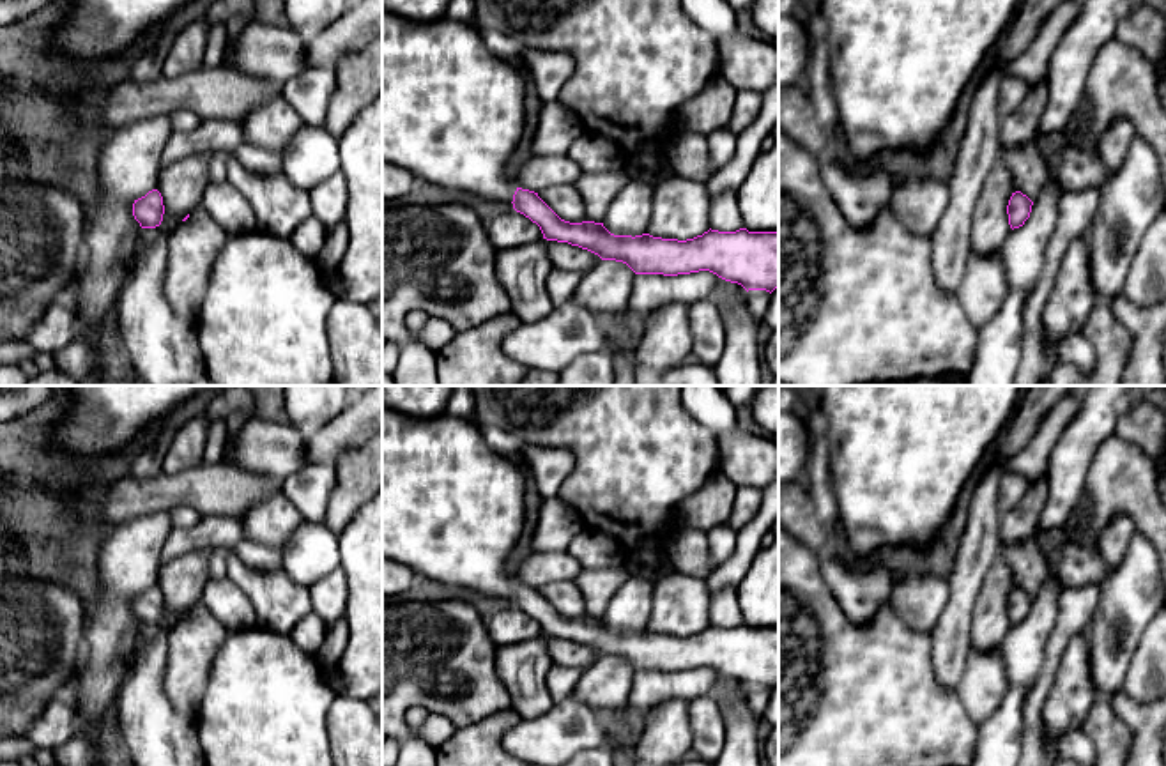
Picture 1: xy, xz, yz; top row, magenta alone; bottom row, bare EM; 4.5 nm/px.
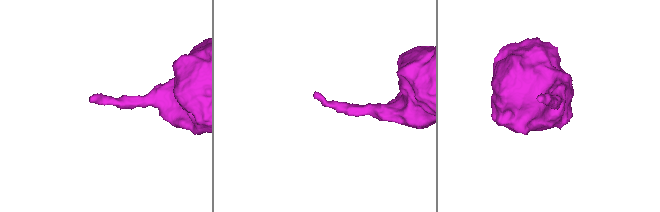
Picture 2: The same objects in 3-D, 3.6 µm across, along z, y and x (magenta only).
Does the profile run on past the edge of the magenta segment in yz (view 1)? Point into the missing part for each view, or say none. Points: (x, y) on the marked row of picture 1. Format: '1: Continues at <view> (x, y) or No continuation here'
1: No continuation here

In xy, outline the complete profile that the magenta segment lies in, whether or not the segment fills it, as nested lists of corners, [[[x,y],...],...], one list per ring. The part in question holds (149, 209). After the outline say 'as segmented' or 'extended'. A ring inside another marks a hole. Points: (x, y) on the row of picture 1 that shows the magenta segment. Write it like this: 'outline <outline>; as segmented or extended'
outline [[[157,189],[149,191],[145,196],[134,200],[133,216],[142,228],[156,228],[161,225],[165,214],[163,196]]]; as segmented

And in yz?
outline [[[1021,191],[1012,193],[1007,205],[1009,225],[1012,230],[1024,225],[1024,221],[1030,218],[1032,205],[1033,202]]]; as segmented

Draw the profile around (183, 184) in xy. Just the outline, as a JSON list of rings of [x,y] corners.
[[[198,152],[159,168],[156,189],[163,196],[163,221],[156,228],[142,228],[134,253],[122,265],[122,285],[131,280],[143,255],[159,241],[166,241],[182,219],[205,200],[207,159],[212,154]]]

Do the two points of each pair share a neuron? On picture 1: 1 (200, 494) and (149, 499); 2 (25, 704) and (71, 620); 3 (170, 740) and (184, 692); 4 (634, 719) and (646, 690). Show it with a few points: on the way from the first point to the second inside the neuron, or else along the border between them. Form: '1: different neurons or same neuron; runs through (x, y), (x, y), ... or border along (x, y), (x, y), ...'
1: same neuron; runs through (188, 494), (161, 494)
2: same neuron; runs through (25, 683), (25, 664), (50, 639)
3: different neurons; border along (163, 673), (167, 701), (176, 710), (191, 715)
4: different neurons; border along (627, 704), (637, 710), (650, 710)

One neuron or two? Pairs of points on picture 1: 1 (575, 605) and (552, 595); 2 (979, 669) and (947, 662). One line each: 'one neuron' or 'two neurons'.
1: one neuron
2: two neurons

